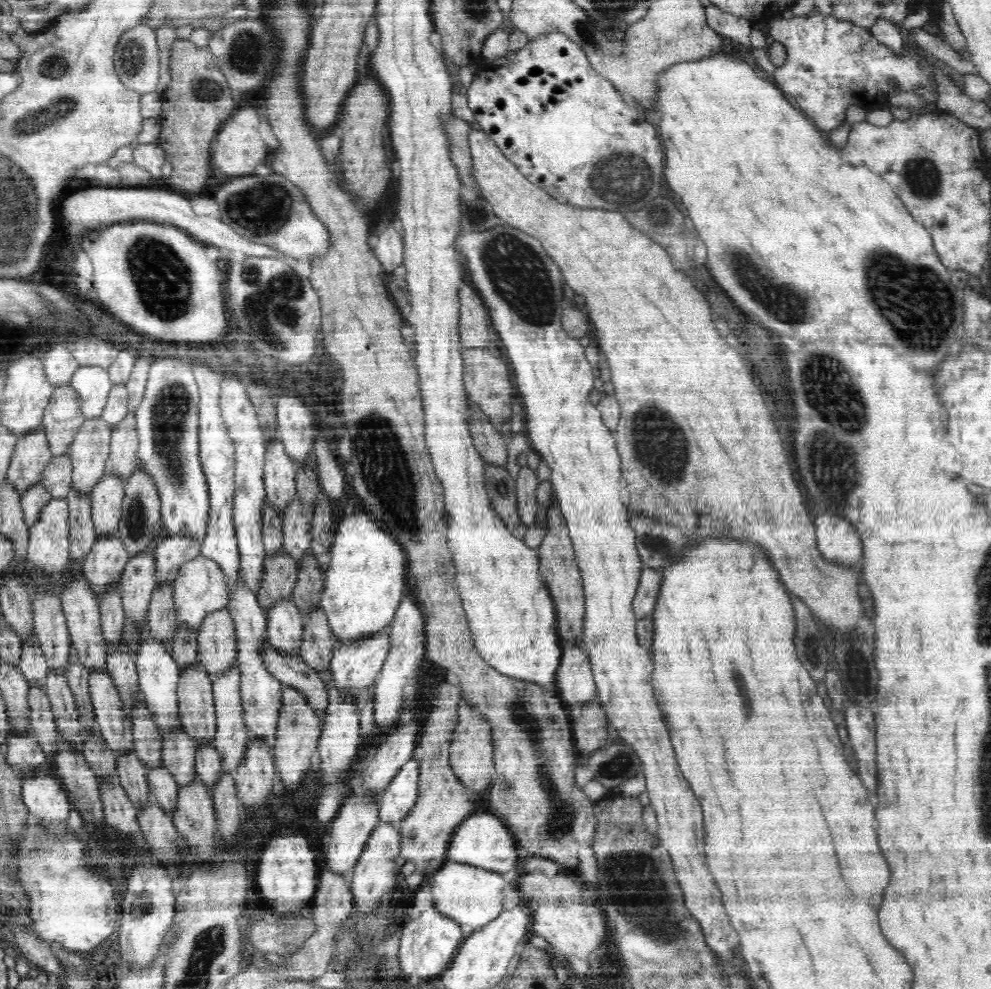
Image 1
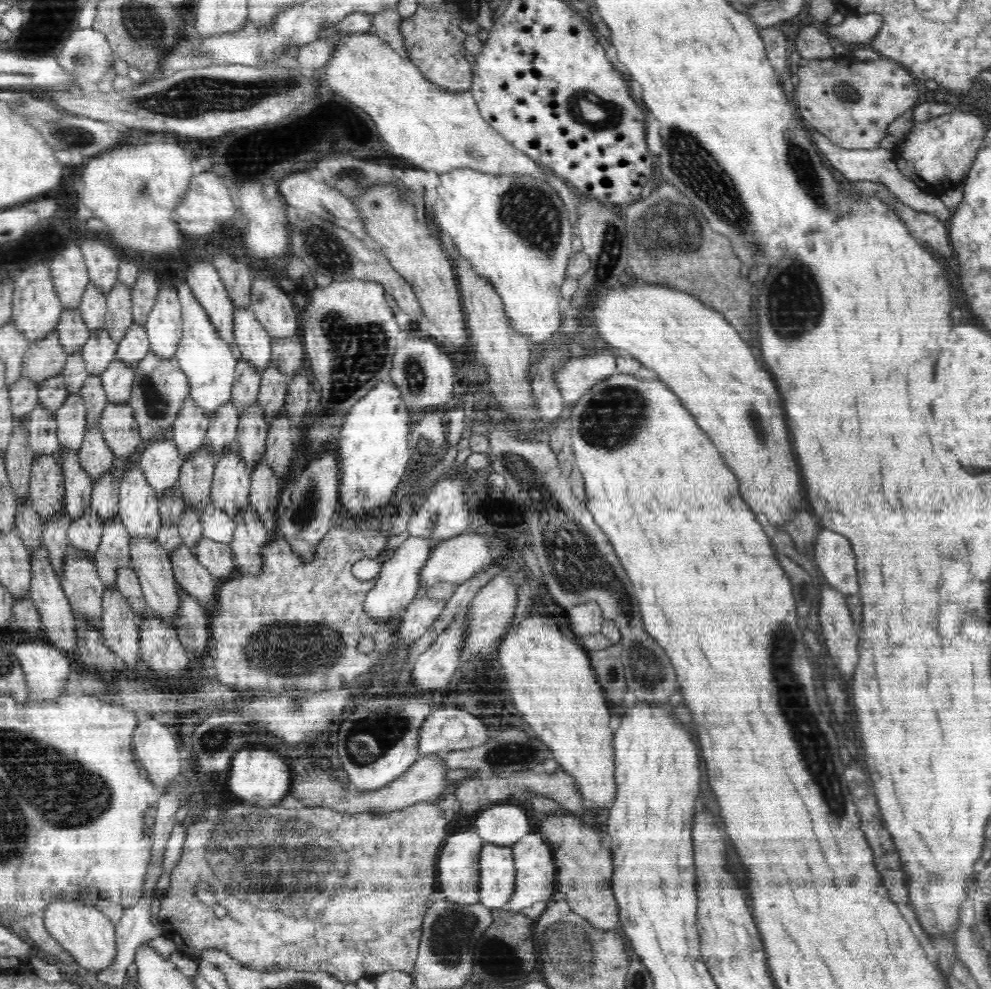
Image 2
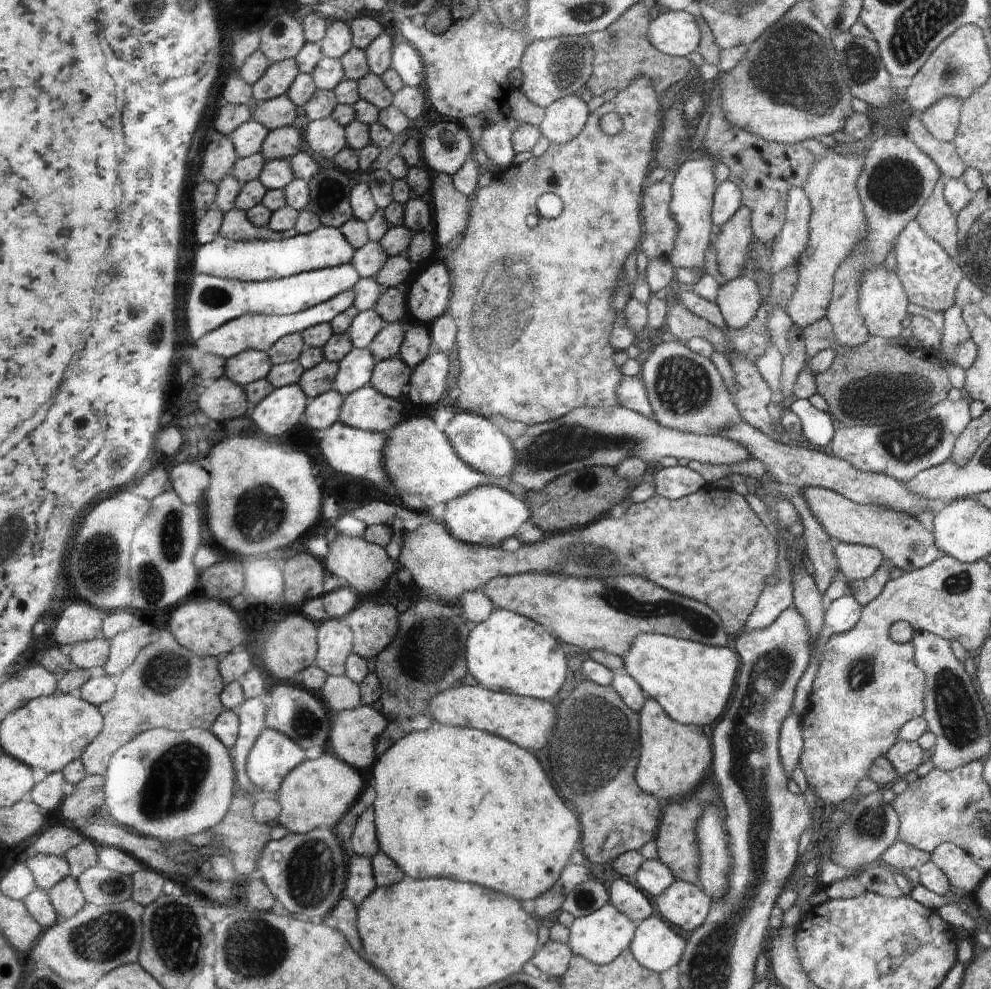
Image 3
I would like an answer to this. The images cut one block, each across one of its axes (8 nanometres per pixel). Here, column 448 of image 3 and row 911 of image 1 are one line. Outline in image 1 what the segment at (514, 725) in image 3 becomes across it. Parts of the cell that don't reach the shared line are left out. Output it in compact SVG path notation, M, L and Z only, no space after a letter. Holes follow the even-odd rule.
M507 224L461 234L457 238L457 250L461 250L466 257L470 285L481 295L489 310L496 336L502 340L506 348L505 359L512 371L515 391L524 402L525 432L531 449L546 460L551 470L549 481L553 486L554 496L558 499L558 508L566 521L579 572L583 578L585 618L580 646L590 655L591 671L597 688L596 702L606 711L609 724L616 727L620 738L638 755L645 776L648 798L657 816L656 836L669 852L675 877L683 892L684 904L699 922L709 947L715 954L725 958L725 966L730 966L730 950L738 946L739 936L731 925L729 916L724 912L724 905L720 902L720 890L704 856L705 831L701 803L678 768L664 718L660 718L661 710L654 697L651 683L650 654L638 642L638 618L634 614L632 604L644 567L634 544L636 533L630 527L628 507L624 505L620 496L622 473L616 439L612 436L613 431L603 423L598 407L588 398L594 390L593 368L584 355L584 347L577 339L568 337L568 333L562 329L561 316L566 307L562 290L562 272L558 270L558 266L536 237L531 237Z

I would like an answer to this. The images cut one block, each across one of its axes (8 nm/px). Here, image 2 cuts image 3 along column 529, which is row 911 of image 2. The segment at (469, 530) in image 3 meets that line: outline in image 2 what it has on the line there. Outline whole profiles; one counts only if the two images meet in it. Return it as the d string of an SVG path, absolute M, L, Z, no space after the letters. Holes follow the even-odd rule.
M533 829L530 830L521 841L516 842L513 850L515 862L515 885L505 908L508 913L520 913L524 908L536 904L536 902L548 902L557 888L556 875L557 868L554 866L553 853L550 846L544 841L541 834Z

